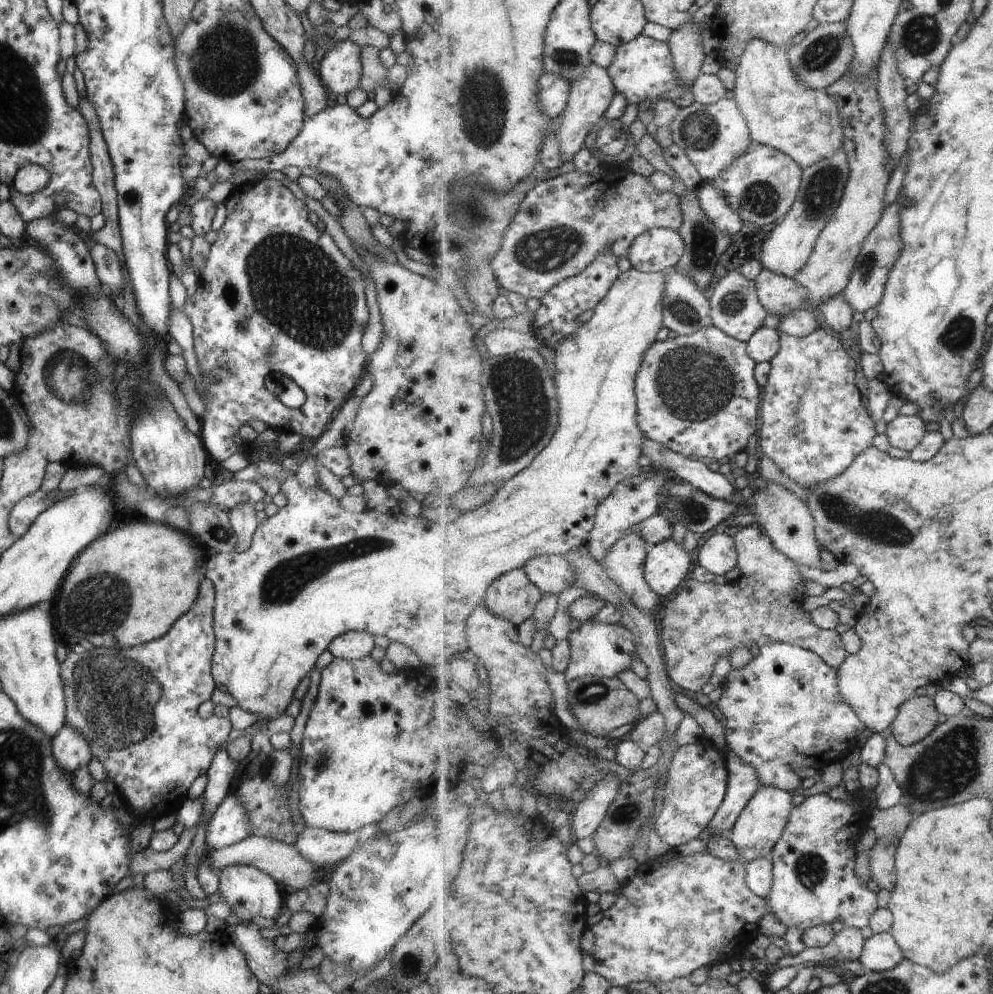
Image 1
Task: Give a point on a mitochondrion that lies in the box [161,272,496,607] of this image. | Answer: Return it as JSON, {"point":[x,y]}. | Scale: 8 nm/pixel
{"point":[215,530]}

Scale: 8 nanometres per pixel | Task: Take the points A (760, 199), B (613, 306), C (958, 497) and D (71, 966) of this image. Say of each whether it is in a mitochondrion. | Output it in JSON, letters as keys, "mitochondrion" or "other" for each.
{"A":"mitochondrion","B":"other","C":"other","D":"other"}

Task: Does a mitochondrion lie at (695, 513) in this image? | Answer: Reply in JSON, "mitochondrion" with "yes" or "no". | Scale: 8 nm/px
{"mitochondrion":"yes"}

